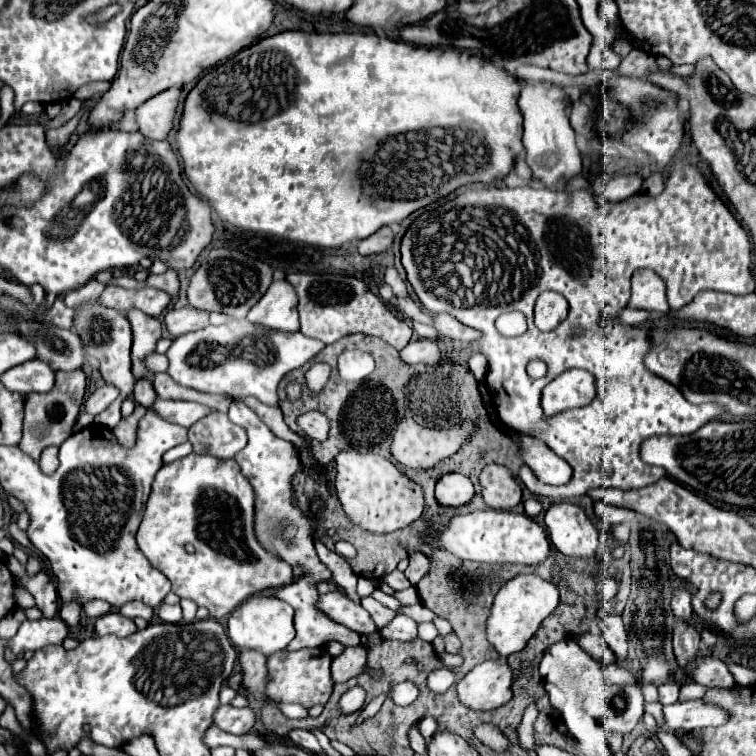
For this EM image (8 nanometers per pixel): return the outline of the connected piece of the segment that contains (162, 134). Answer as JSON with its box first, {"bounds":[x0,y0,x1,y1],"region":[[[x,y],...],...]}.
{"bounds":[136,88,180,140],"region":[[[168,88],[136,108],[138,132],[150,140],[166,140],[172,130],[180,88]]]}

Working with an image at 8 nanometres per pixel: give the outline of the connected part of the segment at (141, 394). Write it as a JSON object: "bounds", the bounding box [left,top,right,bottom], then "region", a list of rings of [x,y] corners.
{"bounds":[134,378,158,408],"region":[[[148,378],[136,380],[136,384],[134,384],[134,400],[136,400],[136,404],[142,404],[144,408],[150,408],[156,398],[158,396],[154,394],[154,388],[152,388]]]}

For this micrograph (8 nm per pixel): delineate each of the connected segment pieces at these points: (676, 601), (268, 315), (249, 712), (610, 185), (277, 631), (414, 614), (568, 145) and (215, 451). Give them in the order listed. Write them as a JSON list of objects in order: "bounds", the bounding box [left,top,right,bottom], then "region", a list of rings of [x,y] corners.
[{"bounds":[672,586,692,622],"region":[[[682,586],[680,590],[674,592],[672,596],[672,610],[674,610],[674,616],[684,620],[684,622],[692,622],[692,606],[690,606],[690,592]]]},{"bounds":[248,282,298,332],"region":[[[272,282],[268,292],[260,298],[256,306],[248,312],[248,320],[254,324],[262,324],[274,330],[296,332],[298,330],[298,298],[294,288],[286,282]]]},{"bounds":[214,704,256,734],"region":[[[230,704],[218,706],[214,712],[214,724],[230,734],[246,734],[252,730],[256,714],[252,708],[234,708]]]},{"bounds":[602,176,644,202],"region":[[[614,176],[612,180],[608,180],[604,184],[602,198],[608,200],[608,202],[626,200],[628,196],[640,192],[642,184],[644,184],[644,178],[642,176]]]},{"bounds":[228,596,294,656],"region":[[[254,596],[254,598],[248,598],[248,602],[238,606],[238,610],[230,614],[228,636],[238,650],[256,650],[256,652],[262,652],[264,656],[270,656],[274,652],[284,650],[294,638],[292,618],[294,618],[294,610],[290,610],[286,602],[274,596]]]},{"bounds":[396,602,434,622],"region":[[[420,602],[414,604],[414,606],[406,606],[406,608],[400,608],[396,614],[404,614],[404,616],[410,616],[412,620],[416,622],[430,622],[434,618],[434,612],[428,610],[426,606],[422,606]]]},{"bounds":[518,82,582,188],"region":[[[526,82],[520,90],[518,100],[520,112],[524,116],[524,150],[526,150],[526,162],[532,168],[534,178],[538,178],[546,188],[564,186],[572,176],[580,174],[582,170],[582,158],[580,150],[576,146],[576,132],[570,126],[568,118],[568,106],[570,98],[562,88],[546,86],[542,82],[532,84]]]},{"bounds":[188,412,248,460],"region":[[[210,412],[200,418],[188,430],[188,440],[196,454],[208,454],[220,460],[234,458],[248,442],[246,430],[242,426],[230,422],[230,418],[222,412]]]}]

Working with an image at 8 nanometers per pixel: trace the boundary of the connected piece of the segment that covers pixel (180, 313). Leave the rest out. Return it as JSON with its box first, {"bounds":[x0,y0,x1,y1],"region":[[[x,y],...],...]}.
{"bounds":[162,308,208,338],"region":[[[180,308],[180,310],[166,312],[162,318],[162,324],[172,338],[178,338],[182,334],[204,328],[208,324],[208,316],[206,312],[200,312],[194,308]]]}

